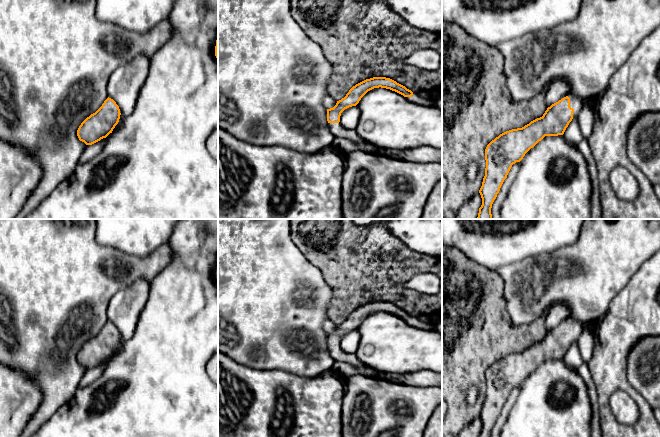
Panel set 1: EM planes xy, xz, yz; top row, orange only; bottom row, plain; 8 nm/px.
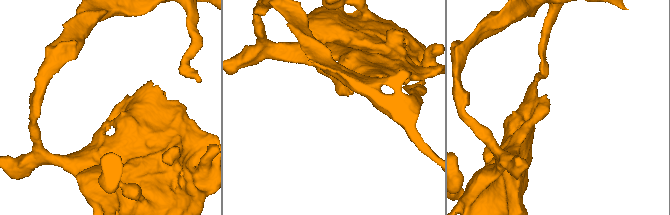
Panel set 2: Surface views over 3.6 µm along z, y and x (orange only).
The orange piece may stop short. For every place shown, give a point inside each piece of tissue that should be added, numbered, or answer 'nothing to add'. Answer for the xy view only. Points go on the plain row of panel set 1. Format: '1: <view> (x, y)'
nothing to add

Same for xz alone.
1: xz (415, 322)
2: xz (337, 353)

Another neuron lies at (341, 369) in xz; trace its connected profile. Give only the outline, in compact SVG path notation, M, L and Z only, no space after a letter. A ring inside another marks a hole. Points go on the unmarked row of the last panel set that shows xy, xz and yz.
M341 361L334 362L334 365L332 367L332 373L334 373L335 375L341 378L348 378L348 377L360 375L357 367Z

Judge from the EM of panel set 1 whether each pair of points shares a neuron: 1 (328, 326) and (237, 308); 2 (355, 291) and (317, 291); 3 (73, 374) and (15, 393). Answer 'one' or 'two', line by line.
1: two
2: two
3: two

